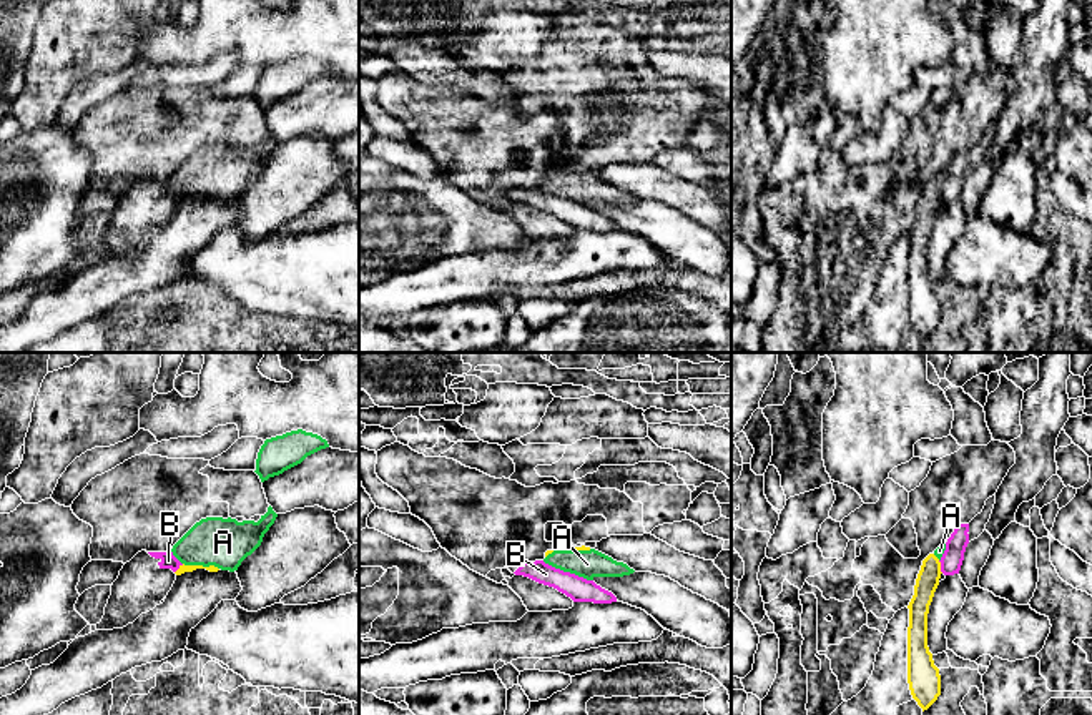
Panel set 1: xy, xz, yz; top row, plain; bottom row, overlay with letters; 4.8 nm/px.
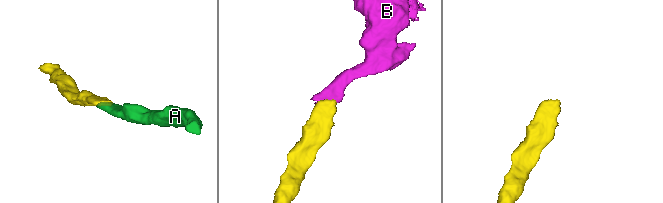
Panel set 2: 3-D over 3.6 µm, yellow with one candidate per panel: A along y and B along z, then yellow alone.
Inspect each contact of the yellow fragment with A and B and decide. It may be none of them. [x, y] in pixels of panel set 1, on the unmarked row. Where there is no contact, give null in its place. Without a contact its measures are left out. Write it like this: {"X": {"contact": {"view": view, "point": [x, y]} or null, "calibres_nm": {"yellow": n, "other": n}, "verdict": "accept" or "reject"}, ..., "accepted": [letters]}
{"A": {"contact": {"view": "xy", "point": [201, 193]}, "calibres_nm": {"yellow": 40, "other": 240}, "verdict": "accept"}, "B": {"contact": {"view": "yz", "point": [939, 195]}, "calibres_nm": {"yellow": 110, "other": 110}, "verdict": "reject"}, "accepted": ["A"]}

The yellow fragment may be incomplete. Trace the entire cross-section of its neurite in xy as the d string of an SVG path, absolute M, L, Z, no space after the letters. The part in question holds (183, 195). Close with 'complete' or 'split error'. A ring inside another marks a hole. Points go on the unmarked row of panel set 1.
M273 135L258 150L206 145L196 150L171 176L181 190L175 200L181 203L196 196L234 200L263 170L278 141Z; split error

